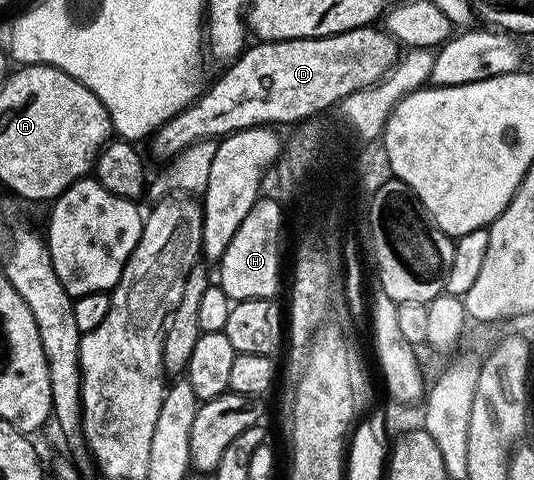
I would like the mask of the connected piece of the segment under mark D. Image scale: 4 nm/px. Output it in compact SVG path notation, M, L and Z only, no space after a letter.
M375 26L351 30L350 33L330 38L253 44L225 70L226 75L220 78L208 93L206 91L192 107L155 131L149 138L148 149L156 160L170 163L180 157L187 148L202 140L225 139L247 129L269 125L292 127L313 120L334 105L339 106L353 94L384 81L400 59L398 51L400 45L395 38Z

